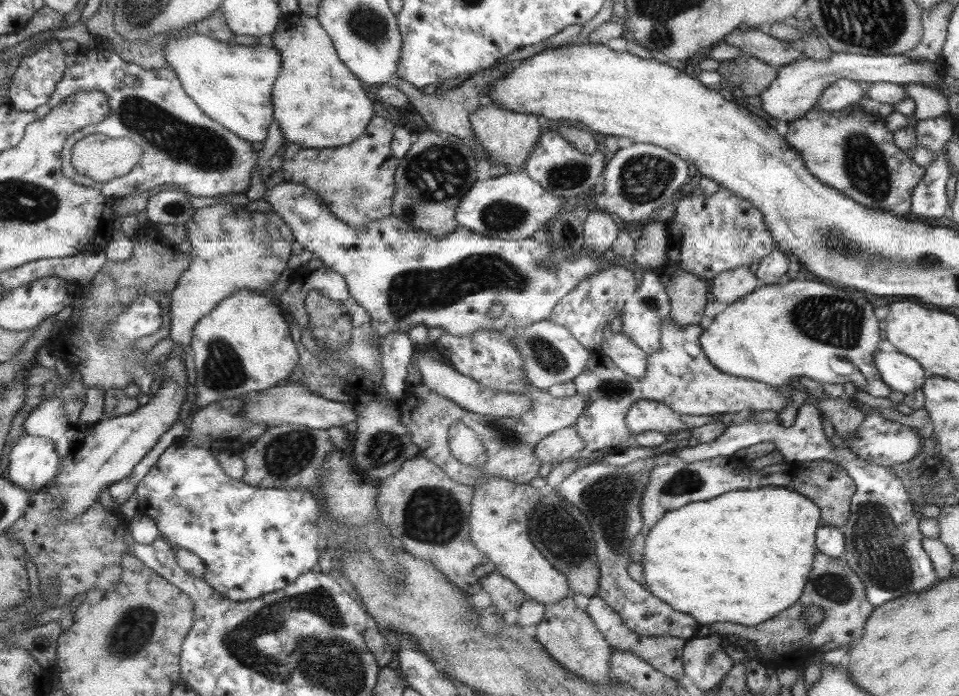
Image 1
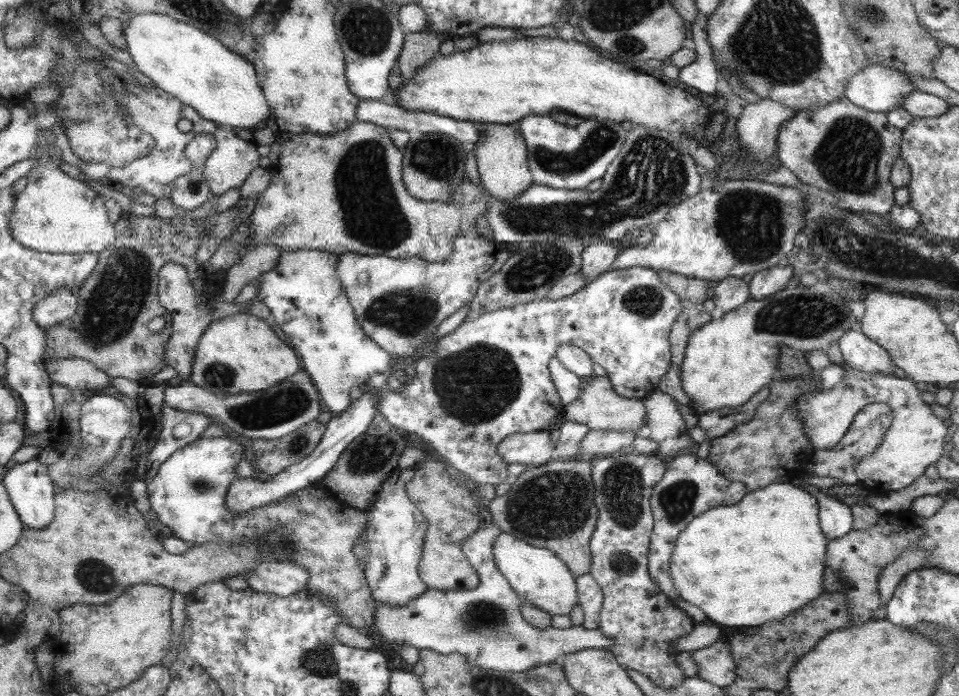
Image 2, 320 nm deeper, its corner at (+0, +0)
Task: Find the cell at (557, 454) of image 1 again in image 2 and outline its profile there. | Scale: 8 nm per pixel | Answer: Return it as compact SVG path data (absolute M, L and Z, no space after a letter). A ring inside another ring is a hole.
M549 431L511 433L497 445L497 452L508 464L524 464L527 467L551 460L554 446L549 443Z

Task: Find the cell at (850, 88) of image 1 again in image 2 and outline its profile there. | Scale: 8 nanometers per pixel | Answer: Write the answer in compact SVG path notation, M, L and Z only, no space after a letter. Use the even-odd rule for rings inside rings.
M869 65L846 82L844 96L862 109L886 113L904 104L904 97L914 90L905 72L893 67Z

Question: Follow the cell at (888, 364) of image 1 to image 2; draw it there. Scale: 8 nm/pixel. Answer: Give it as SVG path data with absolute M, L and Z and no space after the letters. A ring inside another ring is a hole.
M849 329L841 335L838 342L843 363L860 372L879 372L893 374L892 360L884 348L877 346L871 339L865 338L860 329Z

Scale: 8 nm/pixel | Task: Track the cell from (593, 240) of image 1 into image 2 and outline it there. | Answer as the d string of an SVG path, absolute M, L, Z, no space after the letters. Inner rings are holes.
M599 239L598 242L585 243L580 254L582 263L579 270L583 275L584 284L589 284L599 274L608 271L618 253L616 244L609 241Z

